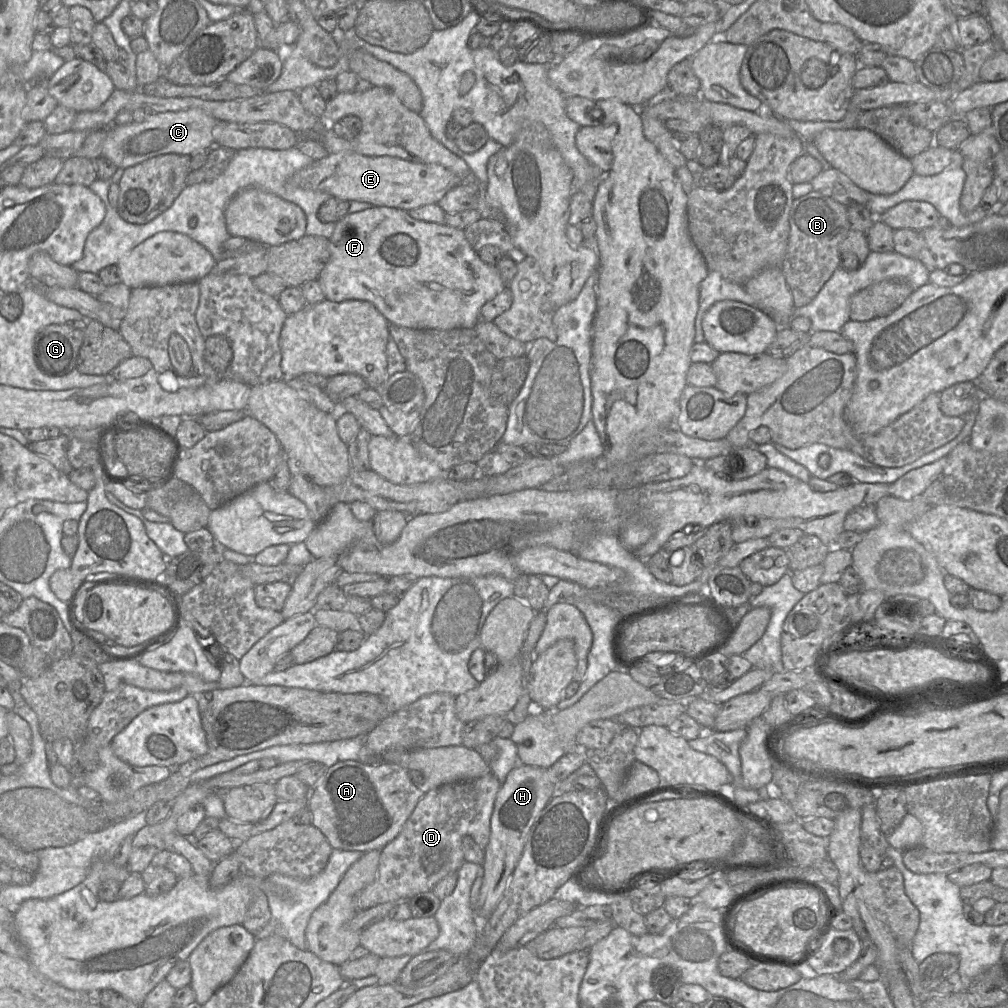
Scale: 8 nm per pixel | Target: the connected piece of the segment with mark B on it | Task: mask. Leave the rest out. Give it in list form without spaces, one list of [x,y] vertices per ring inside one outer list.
[[[817,191],[793,200],[789,214],[789,237],[781,269],[796,308],[808,305],[840,267],[839,247],[851,230],[847,207]]]

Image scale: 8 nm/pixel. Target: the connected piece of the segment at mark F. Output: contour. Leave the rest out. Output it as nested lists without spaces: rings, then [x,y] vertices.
[[[371,207],[348,213],[335,223],[329,238],[330,258],[321,271],[319,282],[325,299],[334,302],[362,300],[372,303],[389,324],[411,329],[475,328],[479,311],[508,285],[496,266],[483,262],[461,229],[413,219],[405,210]]]

